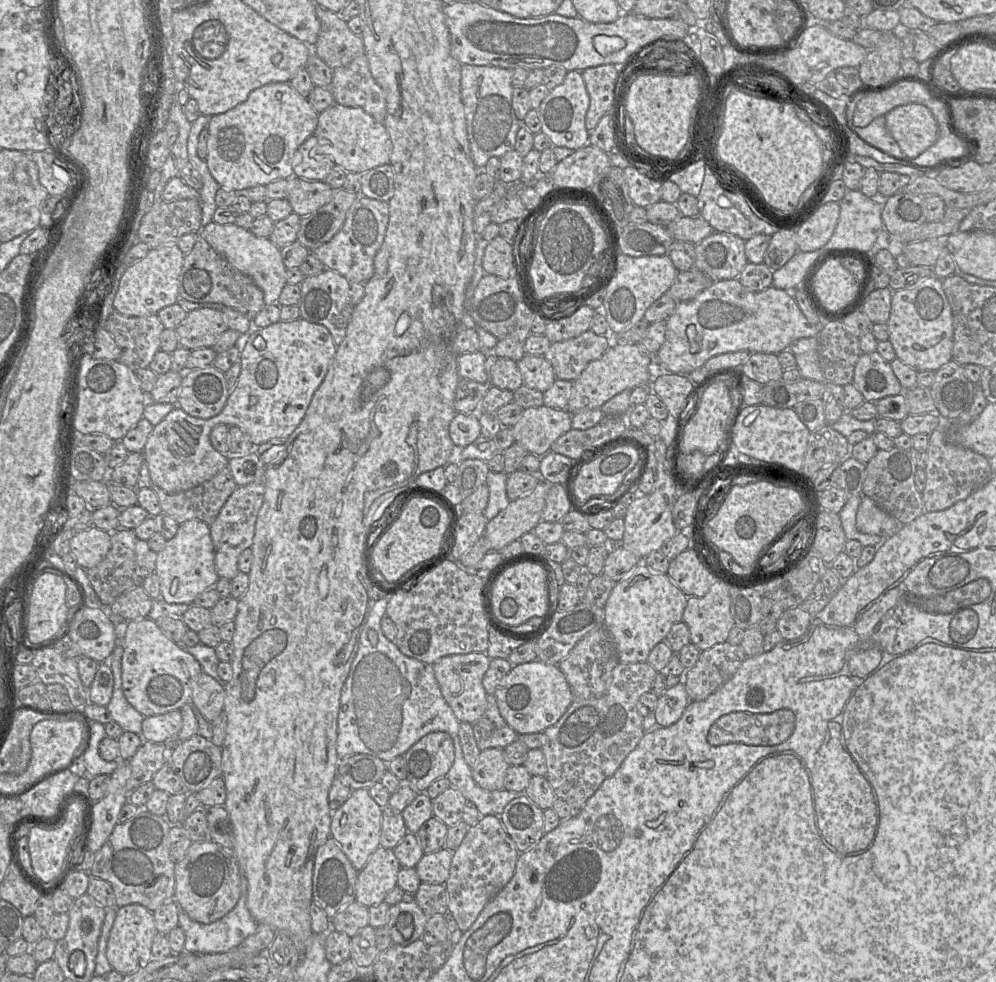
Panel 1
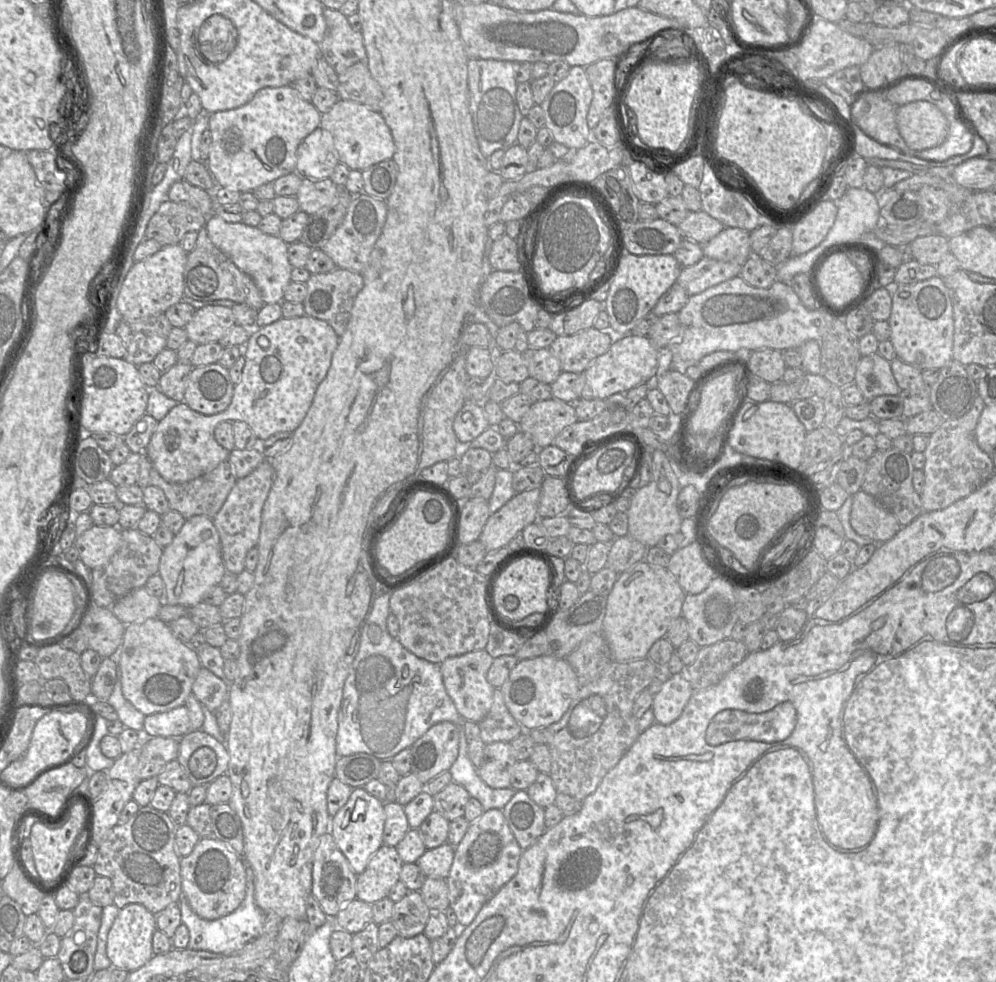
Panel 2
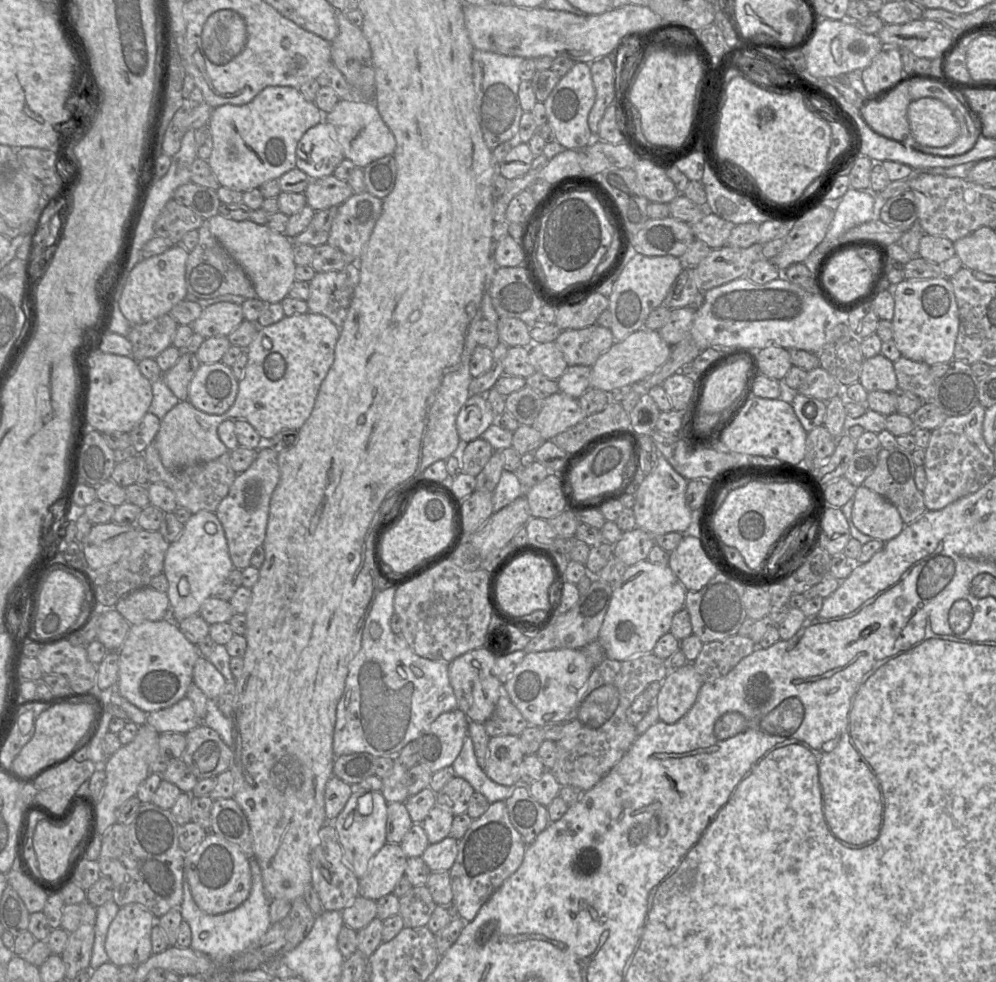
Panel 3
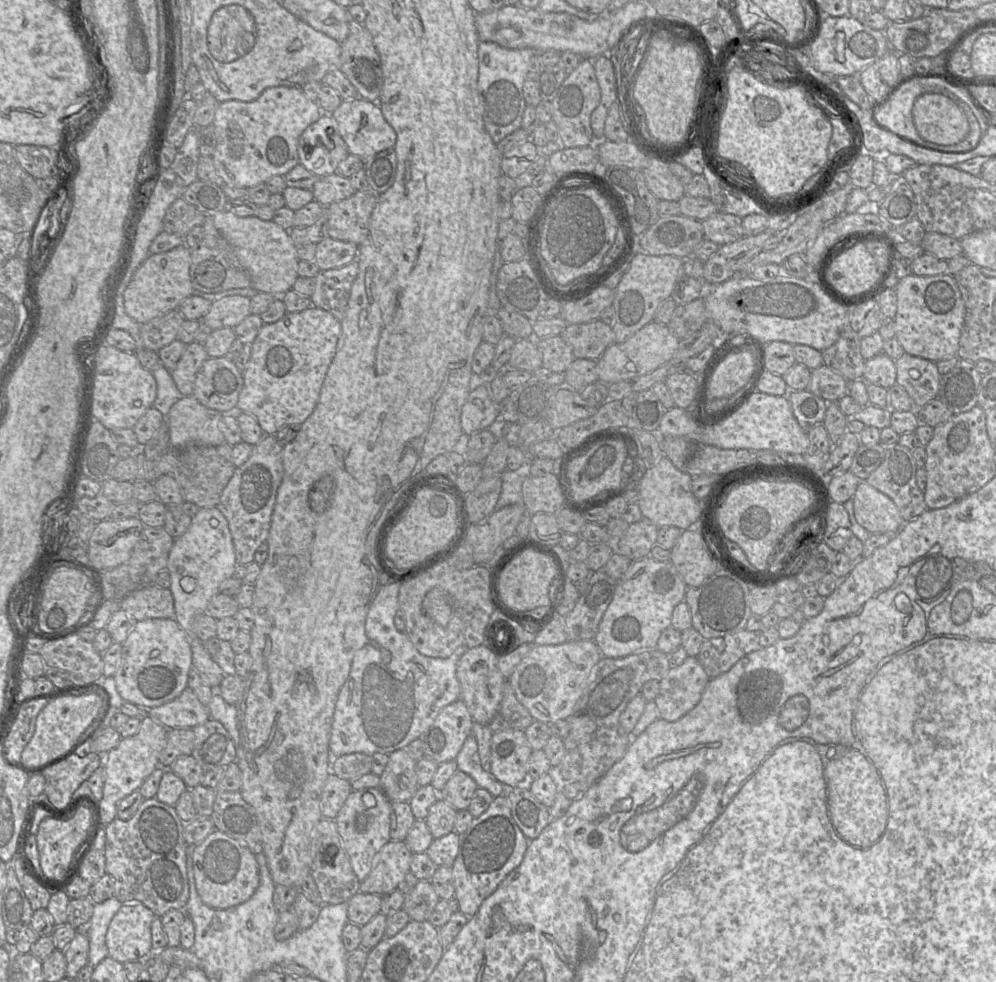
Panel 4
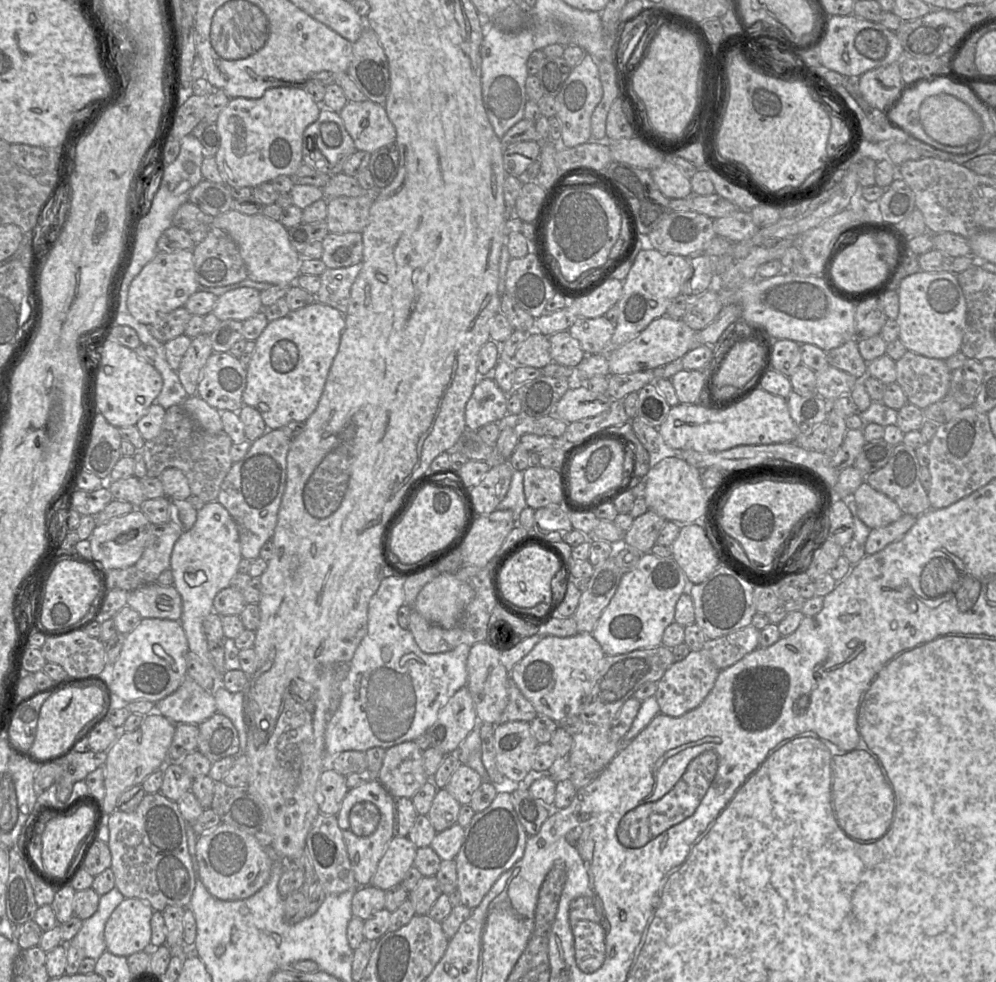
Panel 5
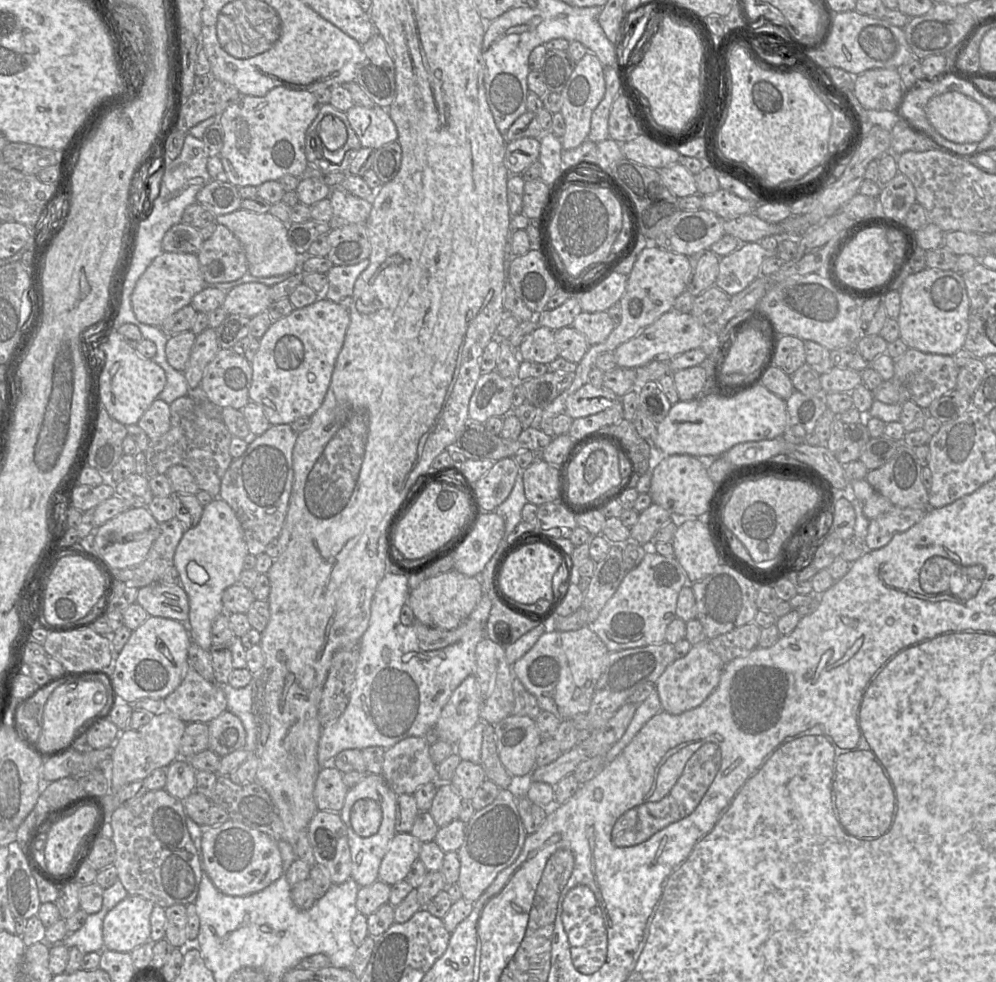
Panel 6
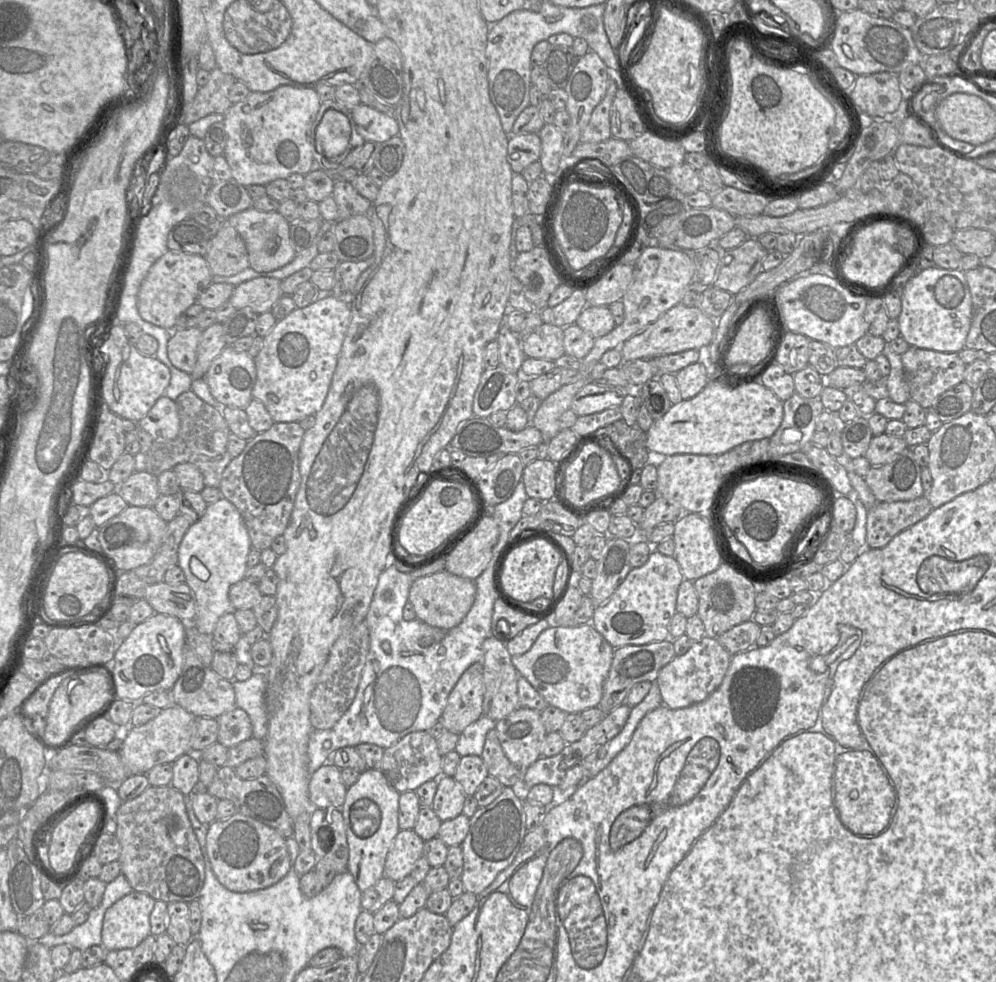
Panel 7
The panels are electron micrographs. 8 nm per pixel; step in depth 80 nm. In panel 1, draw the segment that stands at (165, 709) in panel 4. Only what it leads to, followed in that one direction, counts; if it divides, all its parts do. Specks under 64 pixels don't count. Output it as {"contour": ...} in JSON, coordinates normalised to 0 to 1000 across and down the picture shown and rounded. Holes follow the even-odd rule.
{"contour":[[[176,722],[165,727],[145,730],[142,746],[147,755],[164,757],[178,748],[182,740],[182,725]]]}

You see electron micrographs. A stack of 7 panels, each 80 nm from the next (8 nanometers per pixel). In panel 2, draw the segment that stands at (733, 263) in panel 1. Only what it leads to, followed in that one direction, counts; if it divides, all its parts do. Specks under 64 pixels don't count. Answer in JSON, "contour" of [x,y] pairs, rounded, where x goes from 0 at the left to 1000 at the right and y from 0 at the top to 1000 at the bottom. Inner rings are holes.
{"contour":[[[728,231],[705,249],[707,262],[746,271],[754,261],[752,240],[753,236],[747,233]]]}

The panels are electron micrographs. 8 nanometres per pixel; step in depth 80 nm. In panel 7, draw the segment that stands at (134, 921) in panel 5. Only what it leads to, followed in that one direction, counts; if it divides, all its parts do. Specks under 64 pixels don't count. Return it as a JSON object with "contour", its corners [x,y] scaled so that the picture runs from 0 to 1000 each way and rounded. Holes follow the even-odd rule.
{"contour":[[[133,907],[110,923],[103,937],[102,960],[106,968],[135,966],[152,951],[151,931],[157,916]]]}

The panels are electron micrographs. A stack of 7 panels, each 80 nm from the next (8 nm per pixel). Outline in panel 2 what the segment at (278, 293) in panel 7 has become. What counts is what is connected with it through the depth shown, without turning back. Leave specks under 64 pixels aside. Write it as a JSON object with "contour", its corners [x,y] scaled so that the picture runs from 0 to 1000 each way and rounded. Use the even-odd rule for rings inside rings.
{"contour":[[[216,311],[198,315],[185,334],[189,345],[201,351],[219,348],[235,331],[237,325],[232,314]]]}

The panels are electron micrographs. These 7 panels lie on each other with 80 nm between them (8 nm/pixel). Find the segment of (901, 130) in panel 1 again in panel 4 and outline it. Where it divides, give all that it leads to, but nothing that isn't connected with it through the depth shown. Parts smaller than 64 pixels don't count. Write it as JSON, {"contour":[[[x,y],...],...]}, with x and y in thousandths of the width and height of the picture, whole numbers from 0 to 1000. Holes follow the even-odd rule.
{"contour":[[[928,95],[916,110],[918,127],[930,144],[958,148],[967,144],[974,128],[968,113],[953,99],[944,95]]]}

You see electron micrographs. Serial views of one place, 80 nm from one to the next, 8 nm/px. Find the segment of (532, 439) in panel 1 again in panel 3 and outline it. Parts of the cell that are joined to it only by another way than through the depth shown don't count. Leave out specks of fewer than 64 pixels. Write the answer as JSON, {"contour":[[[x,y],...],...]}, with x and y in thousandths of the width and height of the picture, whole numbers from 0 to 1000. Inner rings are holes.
{"contour":[[[563,398],[550,402],[534,434],[541,439],[546,448],[555,448],[557,444],[576,434],[588,425],[580,405]]]}

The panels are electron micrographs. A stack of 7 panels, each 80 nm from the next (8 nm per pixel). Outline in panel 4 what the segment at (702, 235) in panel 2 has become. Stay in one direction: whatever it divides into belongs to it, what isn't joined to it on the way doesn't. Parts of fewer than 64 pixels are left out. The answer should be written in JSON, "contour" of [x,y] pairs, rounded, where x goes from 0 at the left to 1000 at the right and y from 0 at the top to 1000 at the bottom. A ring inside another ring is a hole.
{"contour":[[[719,216],[705,225],[705,232],[706,232],[707,242],[718,246],[722,251],[726,251],[728,248],[737,246],[745,241],[752,241],[752,240],[746,240],[745,222],[736,218]]]}

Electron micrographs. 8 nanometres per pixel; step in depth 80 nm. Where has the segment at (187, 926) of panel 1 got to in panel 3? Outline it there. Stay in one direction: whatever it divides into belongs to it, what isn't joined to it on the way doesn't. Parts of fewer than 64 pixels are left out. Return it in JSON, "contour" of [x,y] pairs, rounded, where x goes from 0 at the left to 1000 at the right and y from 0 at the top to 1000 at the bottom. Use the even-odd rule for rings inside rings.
{"contour":[[[256,873],[250,875],[253,902],[248,915],[235,927],[227,930],[211,932],[203,928],[194,916],[189,896],[184,887],[184,916],[180,924],[184,937],[192,946],[191,964],[209,973],[215,981],[228,981],[234,974],[241,971],[258,959],[271,945],[271,915],[266,909],[263,888]]]}

